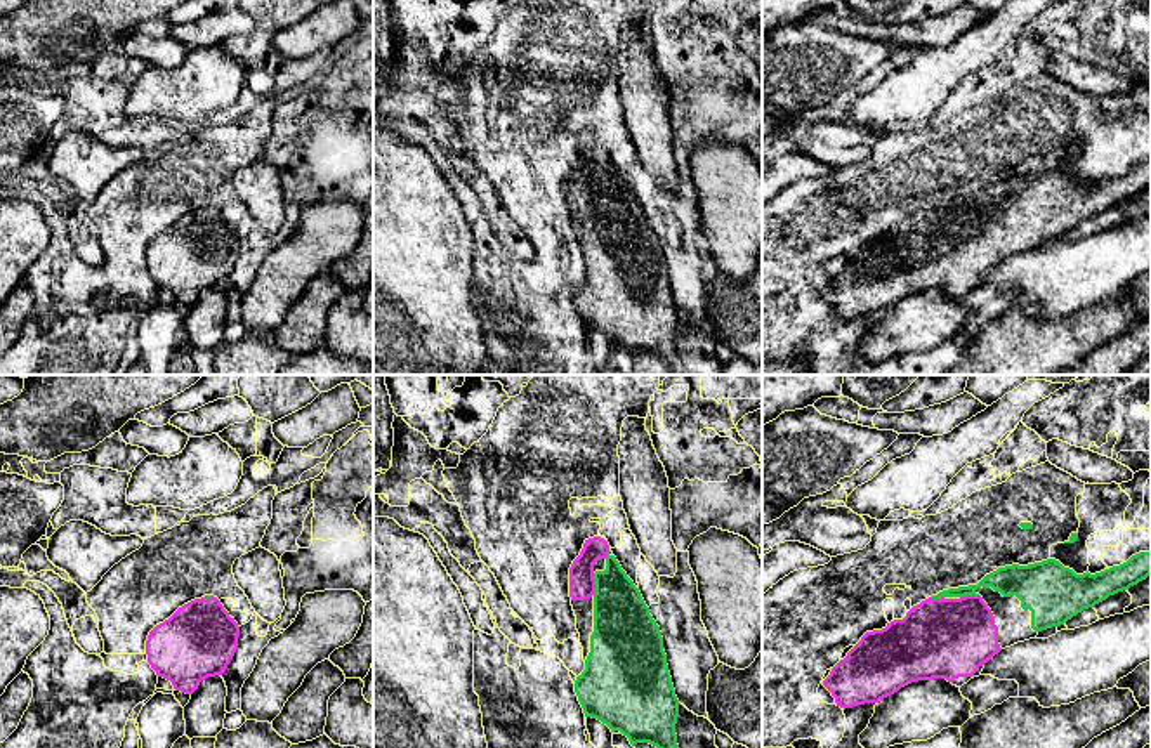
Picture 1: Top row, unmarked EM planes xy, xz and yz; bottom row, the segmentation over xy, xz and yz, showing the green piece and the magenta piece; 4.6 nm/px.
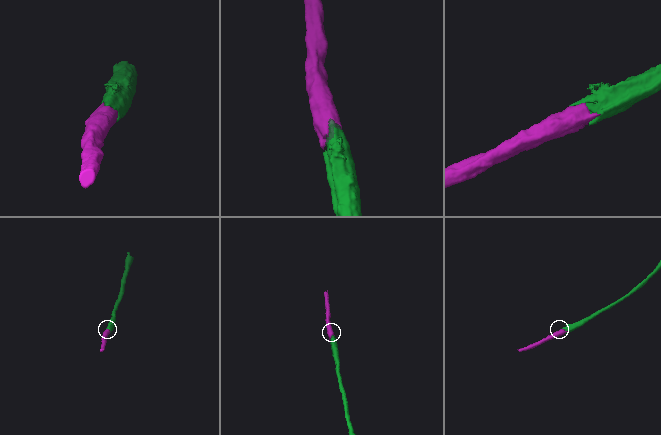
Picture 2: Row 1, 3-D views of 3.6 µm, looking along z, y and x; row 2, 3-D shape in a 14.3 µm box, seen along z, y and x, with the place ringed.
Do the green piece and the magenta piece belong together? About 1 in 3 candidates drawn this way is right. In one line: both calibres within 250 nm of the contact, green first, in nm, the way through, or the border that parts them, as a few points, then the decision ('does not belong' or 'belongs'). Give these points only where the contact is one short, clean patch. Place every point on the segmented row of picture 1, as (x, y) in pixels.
280 nm thick on the green side, 130 nm on the other; runs through xz (624, 629), (618, 606), (596, 583), (582, 585); belongs

